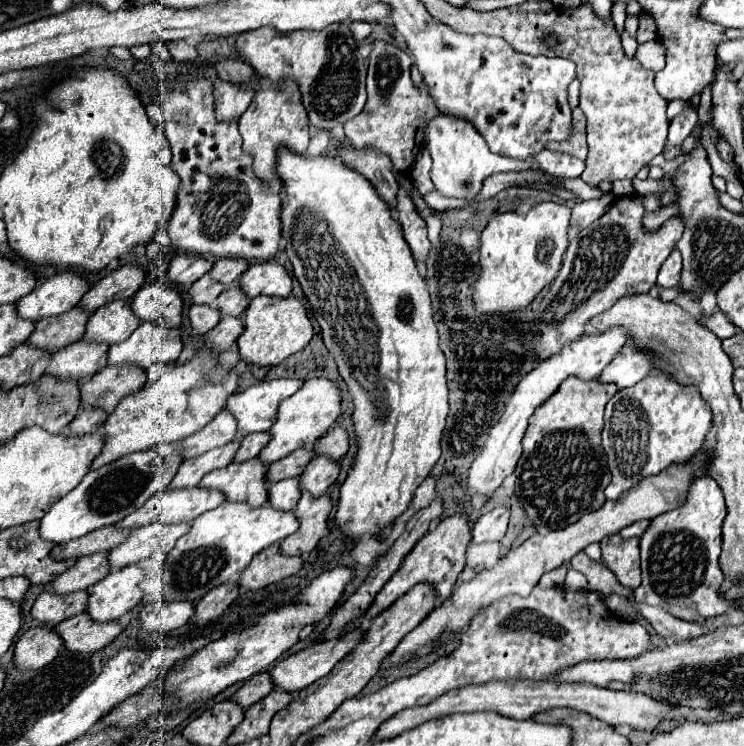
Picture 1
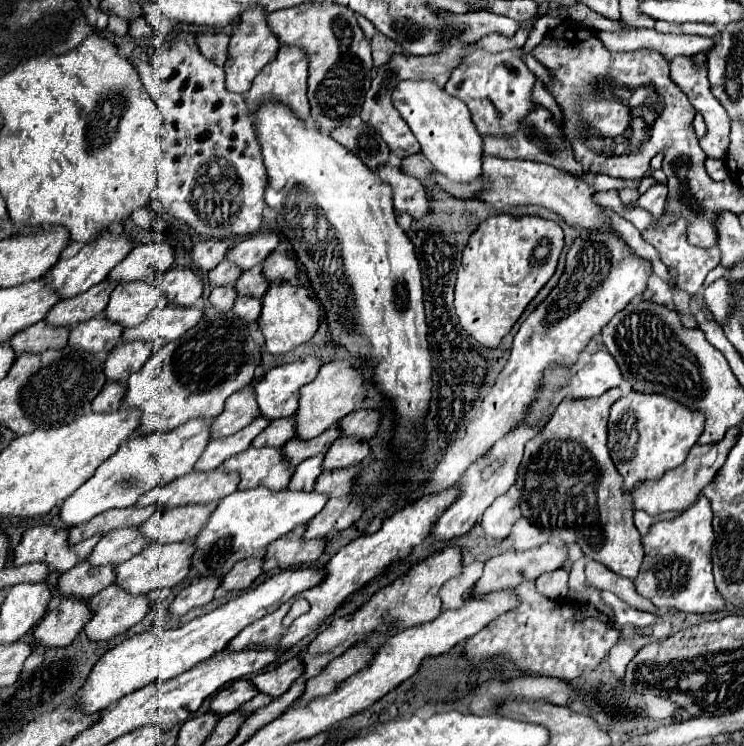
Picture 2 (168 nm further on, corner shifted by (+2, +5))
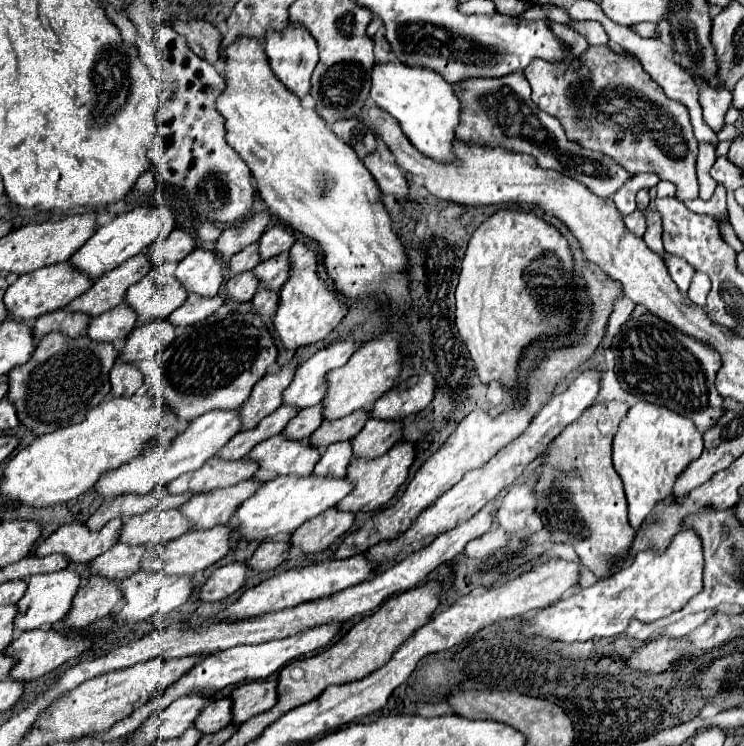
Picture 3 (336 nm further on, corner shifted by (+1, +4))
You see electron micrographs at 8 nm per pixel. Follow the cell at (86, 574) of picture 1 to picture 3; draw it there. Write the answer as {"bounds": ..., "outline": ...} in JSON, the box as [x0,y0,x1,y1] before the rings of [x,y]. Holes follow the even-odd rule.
{"bounds":[120,509,190,545],"outline":[[[154,509],[126,519],[120,541],[128,545],[166,545],[190,531],[190,523],[182,519],[178,509]]]}

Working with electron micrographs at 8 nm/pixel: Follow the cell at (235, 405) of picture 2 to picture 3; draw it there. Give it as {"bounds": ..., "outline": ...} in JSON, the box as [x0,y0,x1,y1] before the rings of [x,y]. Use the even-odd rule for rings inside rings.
{"bounds":[240,361,300,429],"outline":[[[292,361],[288,365],[282,365],[276,373],[266,373],[256,385],[250,395],[250,399],[240,407],[242,417],[242,429],[254,429],[266,415],[274,413],[282,405],[282,391],[286,389],[286,383],[294,379],[294,371],[300,363]]]}

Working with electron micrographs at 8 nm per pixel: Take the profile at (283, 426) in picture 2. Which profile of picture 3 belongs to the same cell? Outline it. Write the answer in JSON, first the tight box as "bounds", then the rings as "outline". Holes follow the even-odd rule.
{"bounds":[284,403,322,439],"outline":[[[322,403],[302,409],[284,429],[288,439],[308,439],[322,425]]]}

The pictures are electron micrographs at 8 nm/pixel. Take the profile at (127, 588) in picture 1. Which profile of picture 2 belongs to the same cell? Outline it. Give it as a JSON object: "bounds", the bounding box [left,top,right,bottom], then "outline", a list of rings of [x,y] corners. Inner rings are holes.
{"bounds":[115,542,193,596],"outline":[[[191,542],[145,546],[137,556],[133,556],[131,560],[127,560],[115,568],[115,586],[119,586],[121,590],[125,590],[127,594],[133,594],[133,596],[147,594],[155,588],[171,588],[187,576],[191,554],[193,554]]]}

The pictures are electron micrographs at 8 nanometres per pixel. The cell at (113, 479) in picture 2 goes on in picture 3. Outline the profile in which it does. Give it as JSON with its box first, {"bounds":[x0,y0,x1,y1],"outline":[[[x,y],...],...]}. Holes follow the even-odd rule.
{"bounds":[96,409,242,499],"outline":[[[222,409],[208,411],[208,413],[200,415],[198,419],[190,421],[186,431],[180,433],[174,439],[170,449],[162,451],[160,447],[150,447],[146,453],[142,453],[140,457],[136,457],[130,463],[122,465],[120,469],[114,469],[114,471],[106,473],[96,483],[96,493],[102,495],[104,499],[124,495],[124,493],[146,495],[156,485],[168,485],[172,479],[176,479],[176,477],[180,477],[184,473],[200,469],[206,463],[206,459],[216,455],[236,433],[240,433],[240,429],[242,429],[242,423],[240,423],[238,411],[222,411]]]}

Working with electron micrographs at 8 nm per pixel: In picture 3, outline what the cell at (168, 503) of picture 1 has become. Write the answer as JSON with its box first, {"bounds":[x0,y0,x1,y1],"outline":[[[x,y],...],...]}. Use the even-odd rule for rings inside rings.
{"bounds":[168,455,258,493],"outline":[[[218,455],[210,457],[198,471],[180,475],[172,483],[168,483],[170,493],[206,493],[218,487],[230,487],[240,481],[250,479],[258,469],[258,463],[244,457],[240,461],[218,459]]]}

